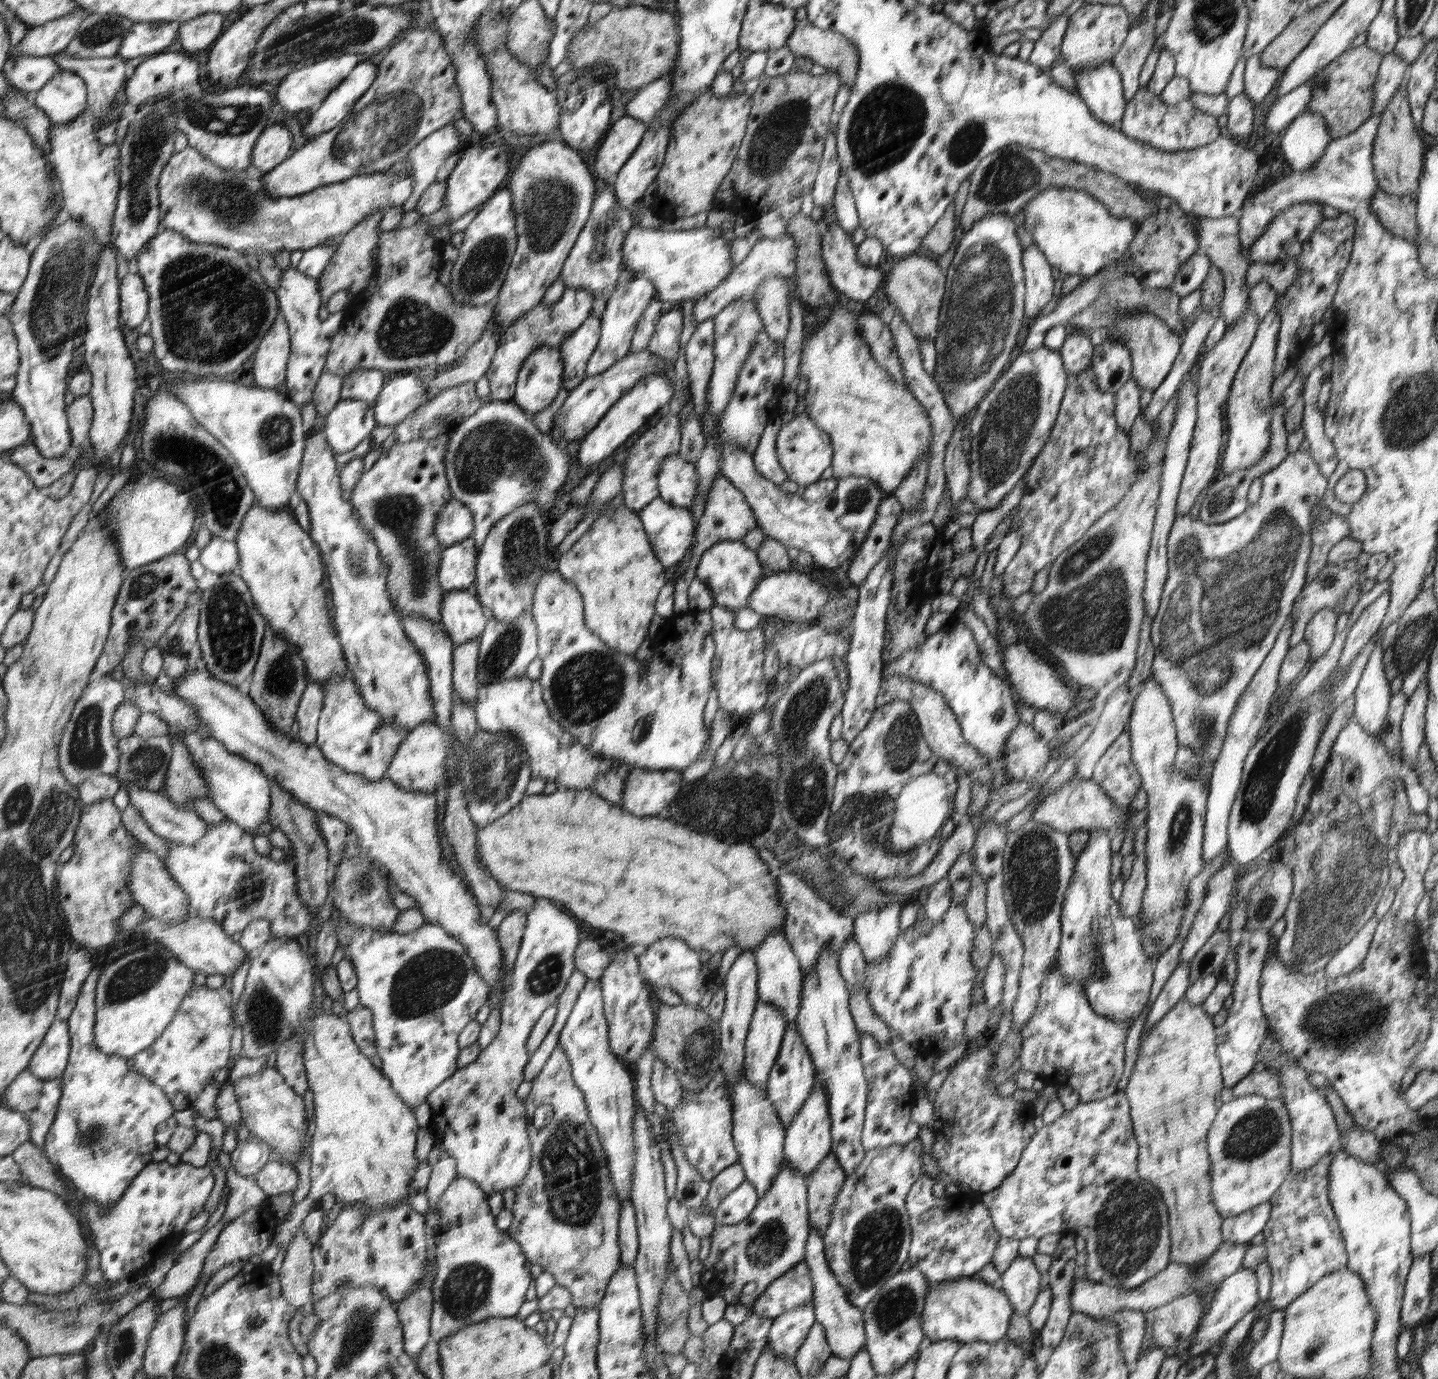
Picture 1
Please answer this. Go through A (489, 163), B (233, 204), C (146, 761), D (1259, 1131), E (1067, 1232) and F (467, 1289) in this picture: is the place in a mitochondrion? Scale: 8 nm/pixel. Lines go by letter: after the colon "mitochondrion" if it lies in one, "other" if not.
A: other
B: mitochondrion
C: mitochondrion
D: mitochondrion
E: other
F: mitochondrion

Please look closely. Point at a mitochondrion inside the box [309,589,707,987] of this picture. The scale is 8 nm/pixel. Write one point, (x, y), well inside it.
(588, 686)

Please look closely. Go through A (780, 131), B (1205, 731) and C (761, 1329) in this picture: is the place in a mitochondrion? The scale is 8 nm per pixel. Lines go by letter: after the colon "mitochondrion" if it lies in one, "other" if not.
A: mitochondrion
B: mitochondrion
C: other

